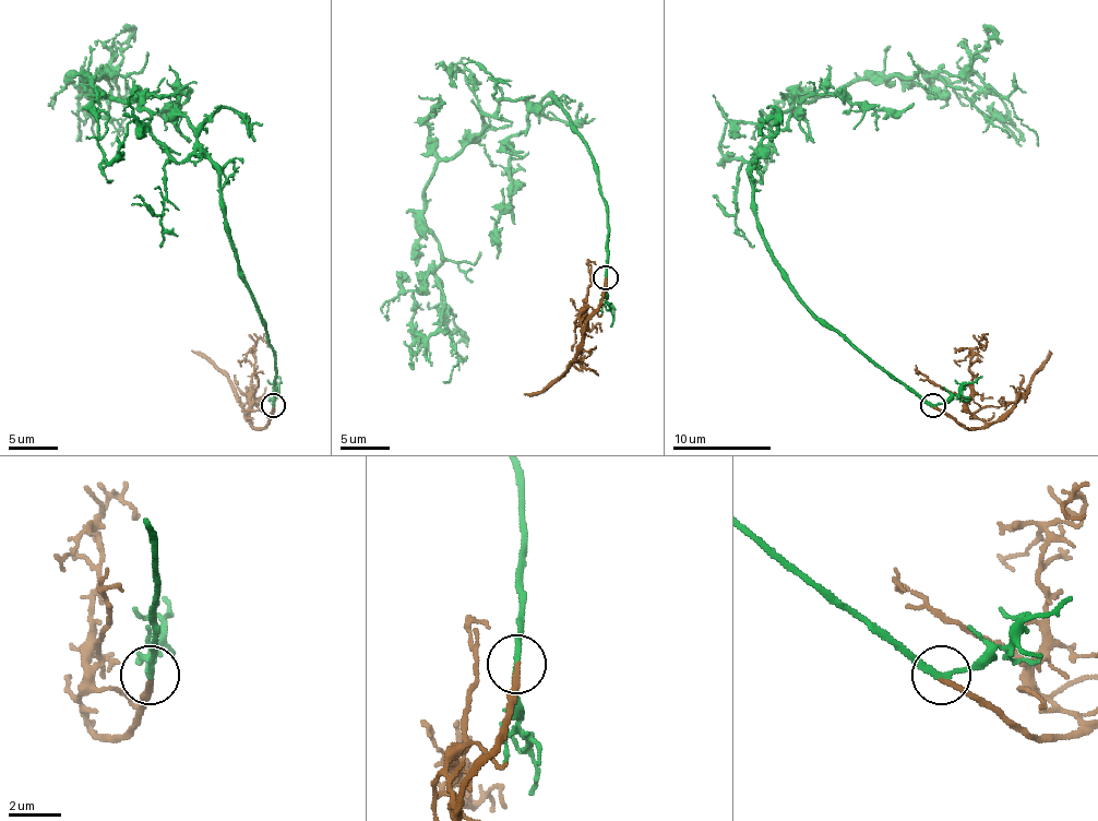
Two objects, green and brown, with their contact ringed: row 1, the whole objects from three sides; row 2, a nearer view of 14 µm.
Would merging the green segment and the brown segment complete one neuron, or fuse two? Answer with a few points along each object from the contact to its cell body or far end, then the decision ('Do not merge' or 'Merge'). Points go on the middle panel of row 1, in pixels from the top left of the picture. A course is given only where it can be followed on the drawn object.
Course of green: (605, 276), (607, 201), (593, 154), (553, 98), (502, 100), (424, 191), (458, 357), (443, 382). Course of brown: (605, 276), (605, 292), (585, 323), (581, 350), (544, 390), (524, 394). Merge

